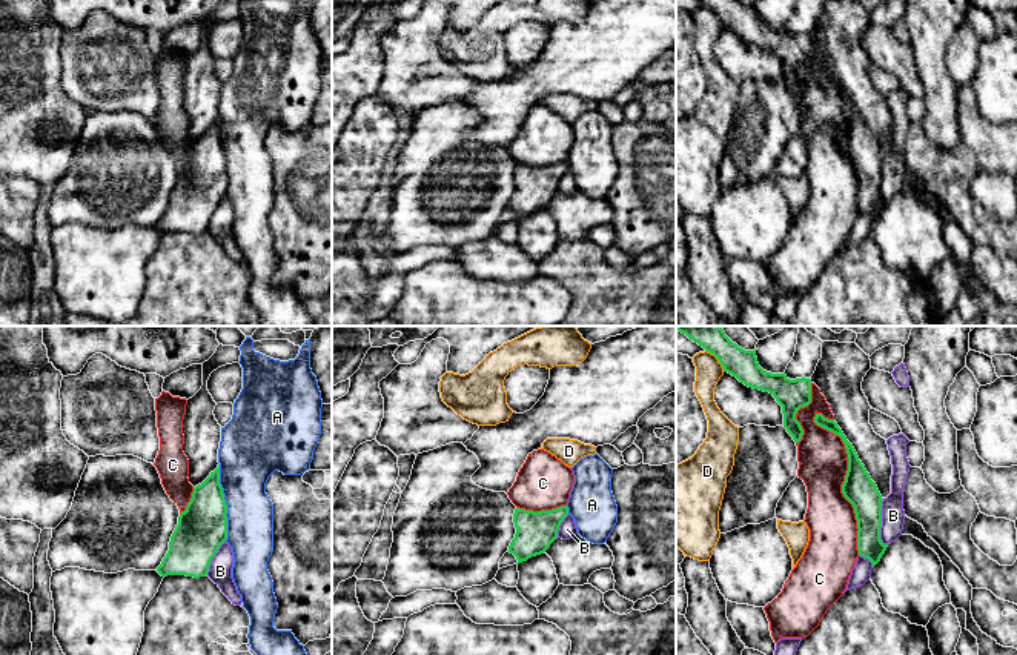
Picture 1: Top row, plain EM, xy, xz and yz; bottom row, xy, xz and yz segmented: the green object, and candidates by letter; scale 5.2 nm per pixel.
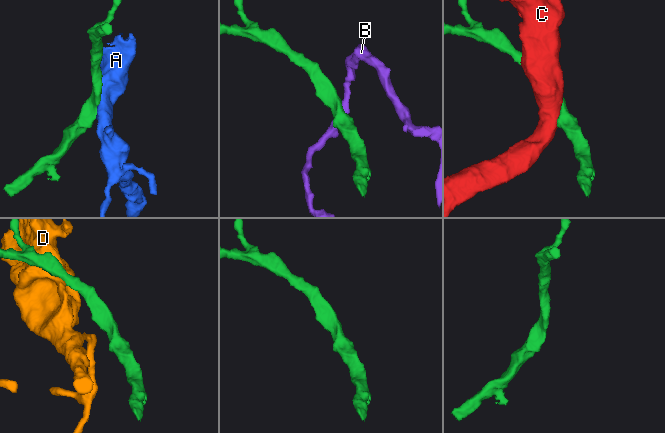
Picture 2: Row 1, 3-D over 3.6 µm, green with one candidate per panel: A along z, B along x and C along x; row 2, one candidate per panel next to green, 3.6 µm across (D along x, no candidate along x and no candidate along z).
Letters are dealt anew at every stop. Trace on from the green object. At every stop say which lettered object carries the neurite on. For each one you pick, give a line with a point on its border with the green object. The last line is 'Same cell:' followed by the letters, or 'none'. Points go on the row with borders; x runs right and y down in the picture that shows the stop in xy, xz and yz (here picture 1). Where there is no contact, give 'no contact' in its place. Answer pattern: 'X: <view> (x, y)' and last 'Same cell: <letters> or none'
Same cell: none

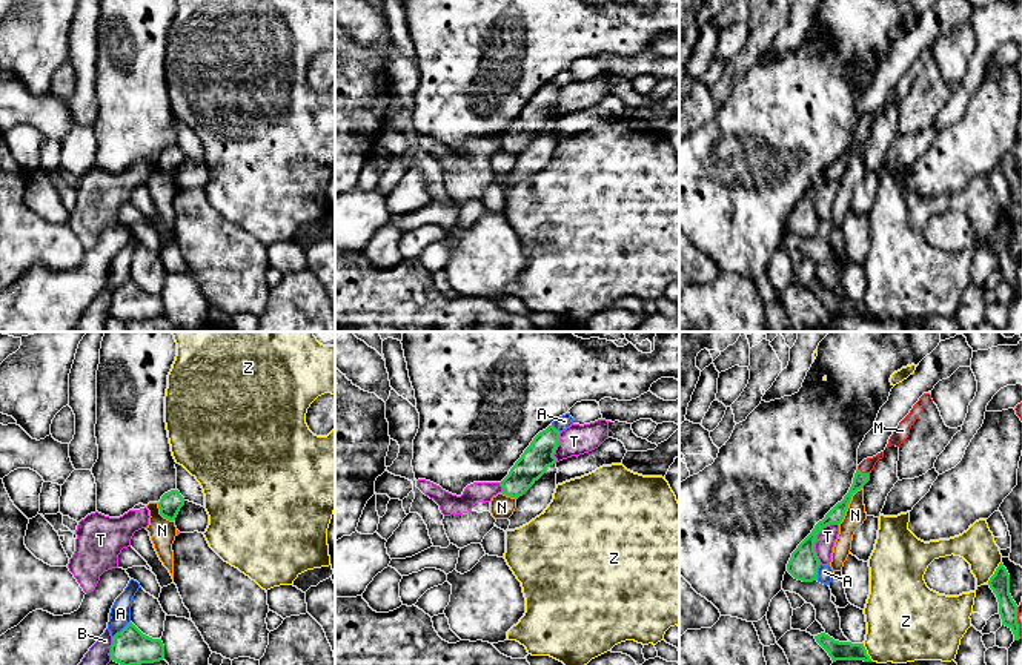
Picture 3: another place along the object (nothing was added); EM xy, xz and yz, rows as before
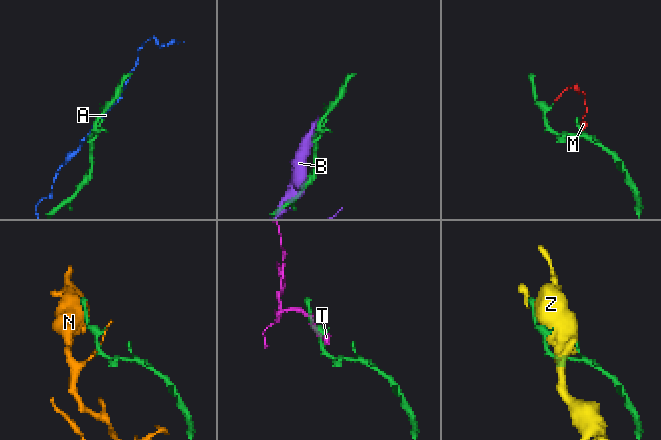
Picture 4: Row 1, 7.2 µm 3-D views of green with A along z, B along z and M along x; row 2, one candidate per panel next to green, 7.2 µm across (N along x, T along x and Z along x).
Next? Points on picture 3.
M: yz (864, 473)
Same cell: M

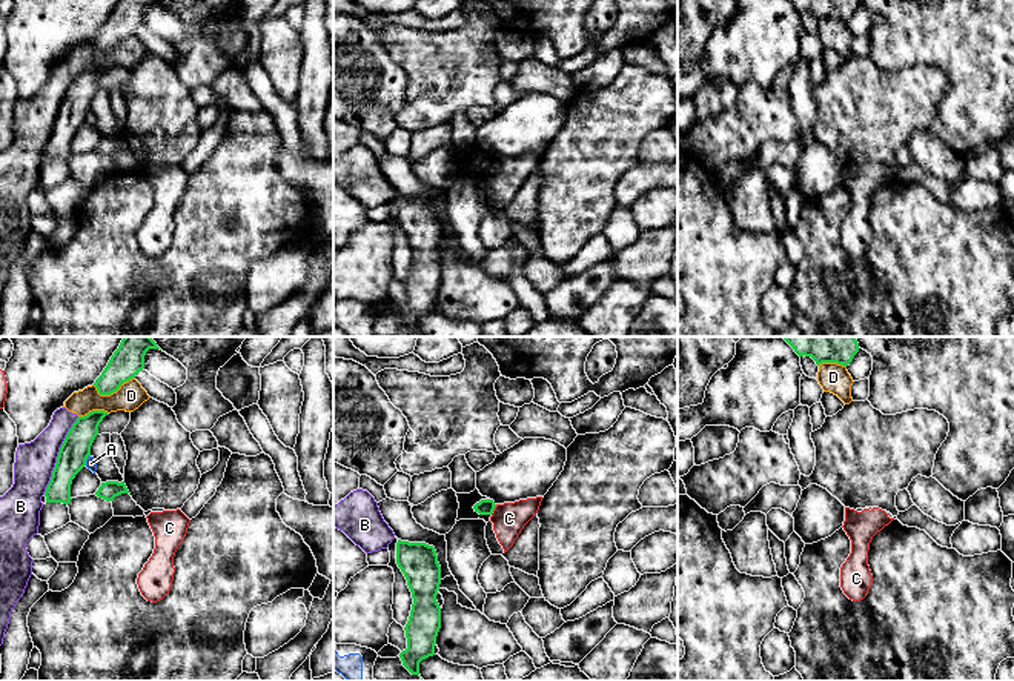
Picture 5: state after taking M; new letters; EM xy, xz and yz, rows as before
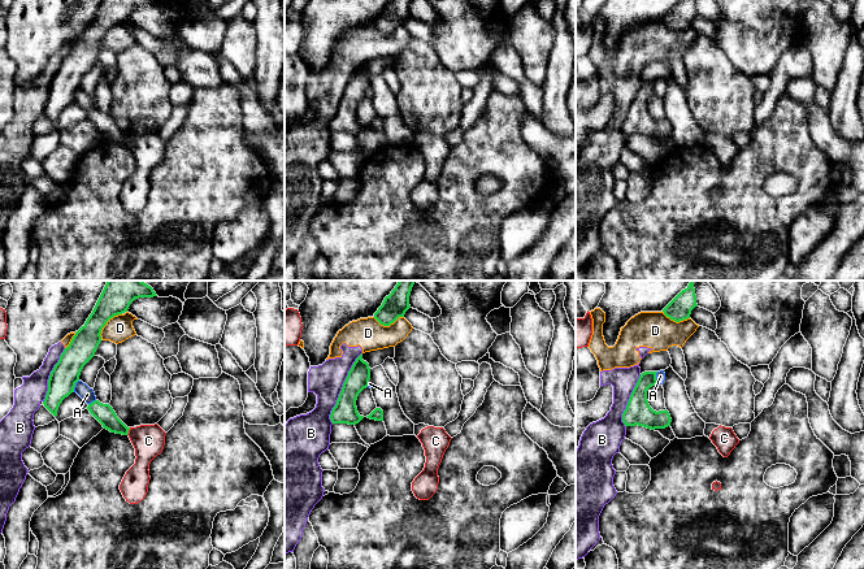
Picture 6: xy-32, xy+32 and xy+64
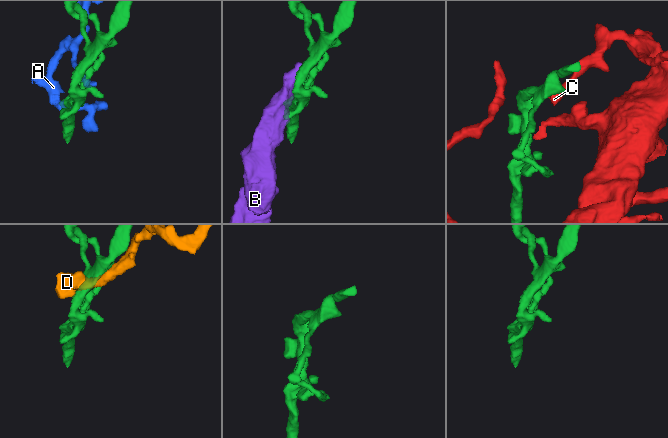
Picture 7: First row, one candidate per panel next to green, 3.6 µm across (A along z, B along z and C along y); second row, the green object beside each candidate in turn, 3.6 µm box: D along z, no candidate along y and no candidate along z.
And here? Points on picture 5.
Same cell: none

